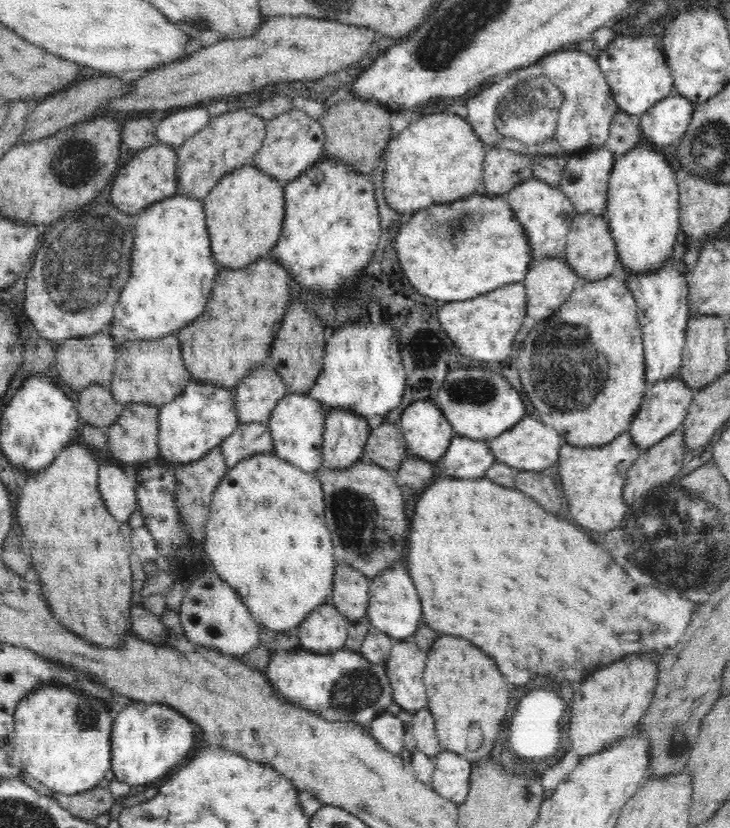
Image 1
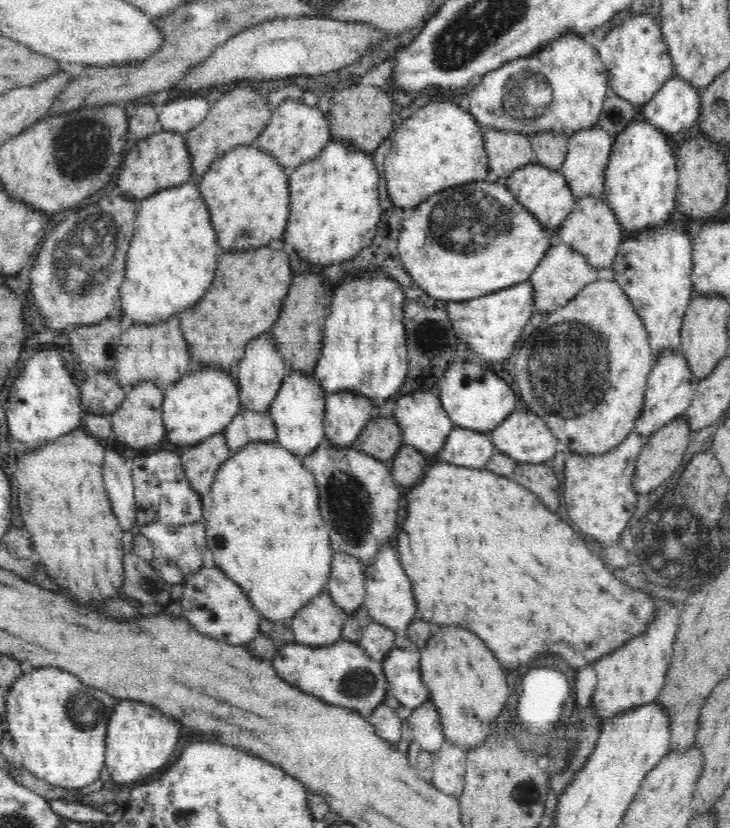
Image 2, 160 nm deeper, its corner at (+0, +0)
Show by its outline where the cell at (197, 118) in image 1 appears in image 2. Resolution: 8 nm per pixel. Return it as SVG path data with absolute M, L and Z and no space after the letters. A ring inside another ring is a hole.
M184 96L157 105L158 123L162 130L186 134L200 124L209 113L211 104L205 96Z

